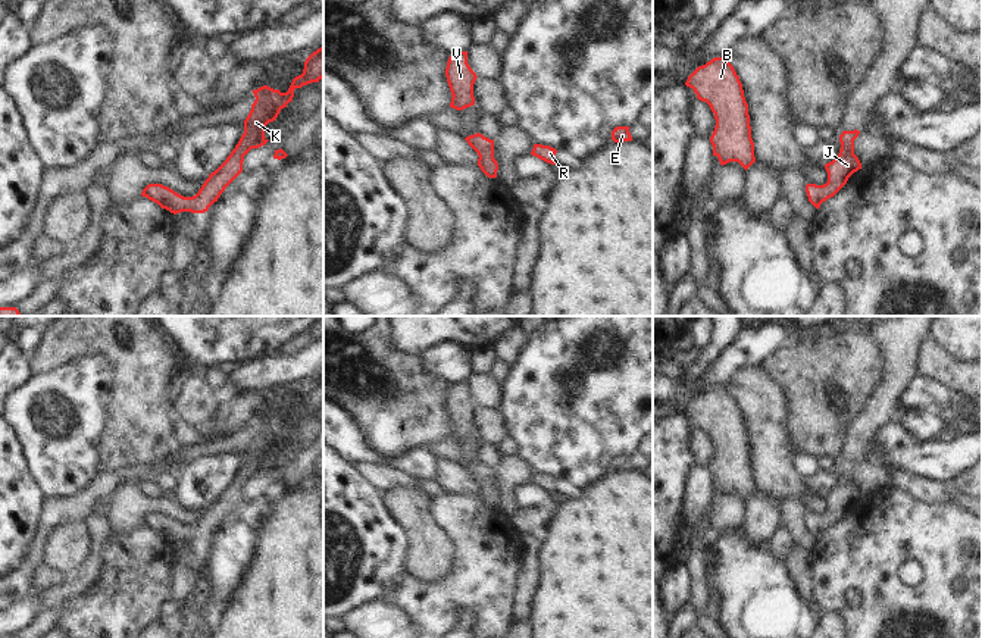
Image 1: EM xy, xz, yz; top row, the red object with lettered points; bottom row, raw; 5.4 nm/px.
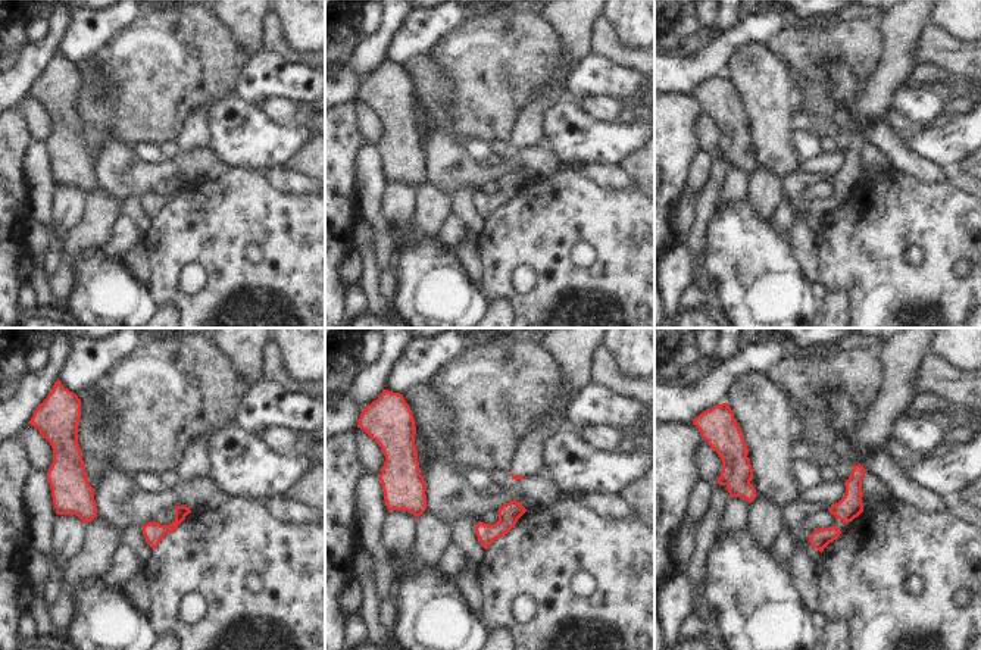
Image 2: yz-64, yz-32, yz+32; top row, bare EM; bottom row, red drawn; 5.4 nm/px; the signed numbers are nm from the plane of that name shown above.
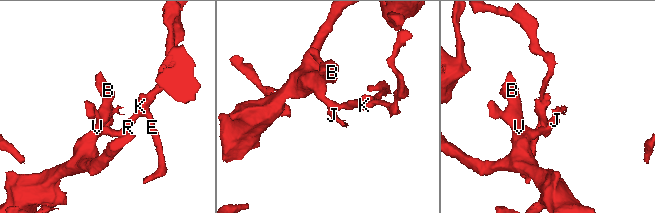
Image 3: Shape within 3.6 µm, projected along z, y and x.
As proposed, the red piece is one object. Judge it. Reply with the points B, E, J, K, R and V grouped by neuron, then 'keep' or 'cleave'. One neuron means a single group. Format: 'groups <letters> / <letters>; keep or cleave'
groups B E J K R V; keep

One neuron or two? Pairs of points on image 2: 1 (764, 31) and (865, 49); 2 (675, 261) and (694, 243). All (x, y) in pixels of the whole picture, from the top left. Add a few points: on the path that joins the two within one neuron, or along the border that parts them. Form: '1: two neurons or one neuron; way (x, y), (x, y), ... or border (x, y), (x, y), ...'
1: two neurons; border (783, 28), (767, 43)
2: two neurons; border (684, 246), (691, 255)

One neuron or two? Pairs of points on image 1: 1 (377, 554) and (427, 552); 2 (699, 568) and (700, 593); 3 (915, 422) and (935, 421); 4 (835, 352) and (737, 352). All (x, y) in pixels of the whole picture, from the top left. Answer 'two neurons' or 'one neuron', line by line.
1: two neurons
2: one neuron
3: one neuron
4: two neurons

